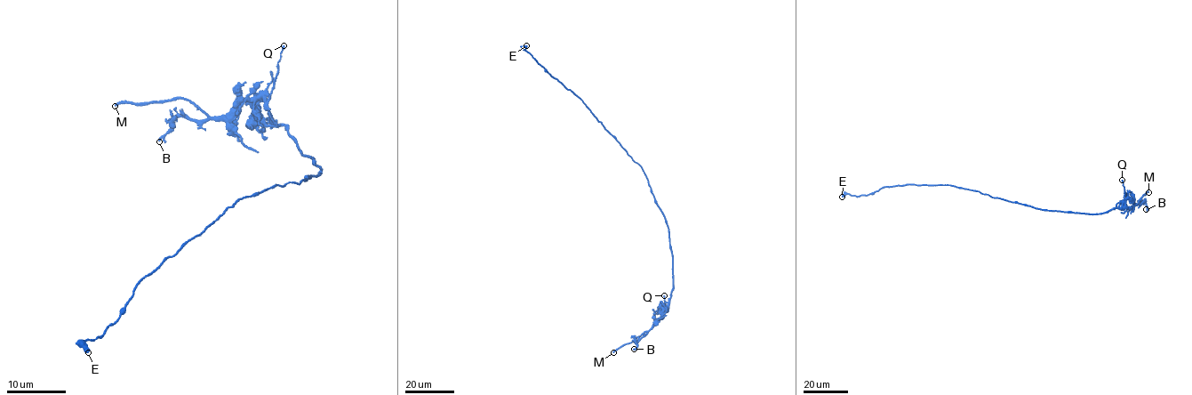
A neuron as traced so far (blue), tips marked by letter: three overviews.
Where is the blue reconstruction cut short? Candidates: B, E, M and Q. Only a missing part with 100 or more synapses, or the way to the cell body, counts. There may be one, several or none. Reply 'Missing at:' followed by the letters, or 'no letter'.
Missing at: M

